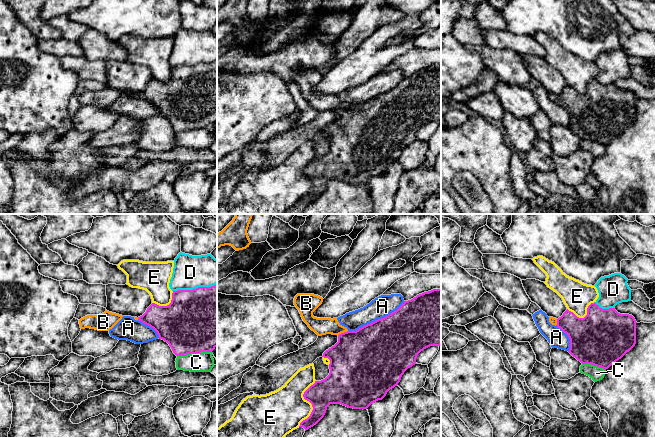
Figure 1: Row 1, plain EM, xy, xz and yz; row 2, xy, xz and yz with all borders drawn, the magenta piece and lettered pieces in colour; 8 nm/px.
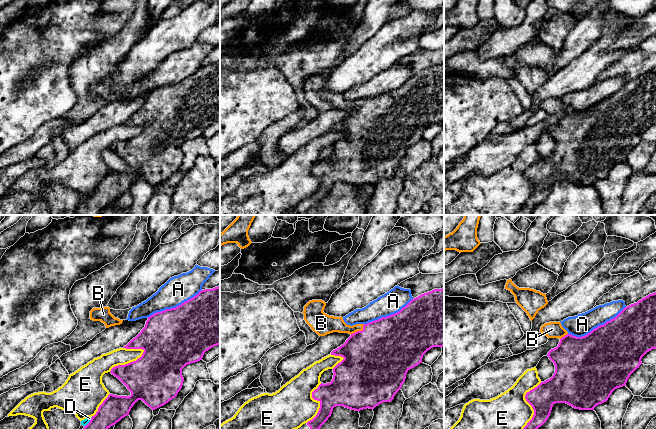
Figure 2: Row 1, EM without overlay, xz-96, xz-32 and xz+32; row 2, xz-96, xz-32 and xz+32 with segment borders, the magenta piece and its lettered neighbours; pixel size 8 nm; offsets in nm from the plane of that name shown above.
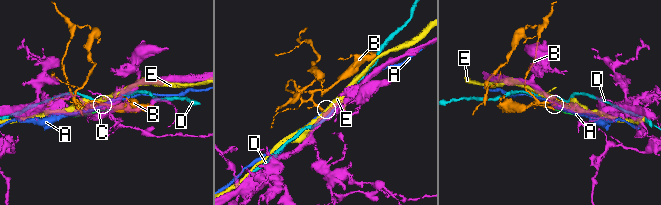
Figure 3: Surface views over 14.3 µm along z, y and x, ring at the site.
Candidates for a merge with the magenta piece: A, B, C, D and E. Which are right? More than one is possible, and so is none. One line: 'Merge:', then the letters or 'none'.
Merge: B

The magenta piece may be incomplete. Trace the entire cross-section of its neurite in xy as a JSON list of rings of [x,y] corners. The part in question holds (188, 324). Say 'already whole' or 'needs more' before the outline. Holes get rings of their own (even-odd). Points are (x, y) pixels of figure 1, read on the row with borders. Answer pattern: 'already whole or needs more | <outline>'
already whole | [[[217,284],[173,291],[169,305],[152,303],[138,320],[153,328],[176,356],[212,352],[217,347]]]

